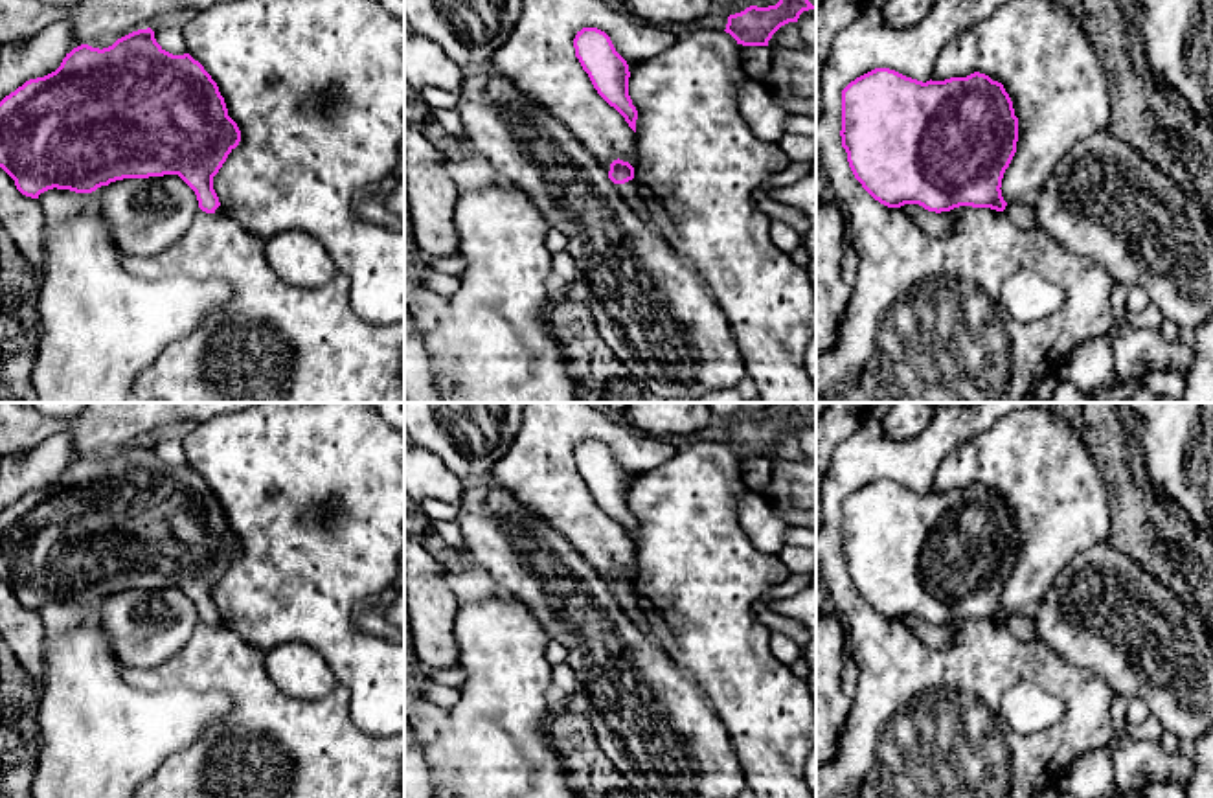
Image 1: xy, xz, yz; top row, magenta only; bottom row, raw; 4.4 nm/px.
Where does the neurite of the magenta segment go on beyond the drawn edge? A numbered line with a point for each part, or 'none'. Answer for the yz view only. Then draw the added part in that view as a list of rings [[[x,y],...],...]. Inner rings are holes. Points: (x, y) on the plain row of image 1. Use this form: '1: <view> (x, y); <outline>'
1: yz (1022, 627); [[[1007,616],[1003,623],[1018,640],[1037,640],[1035,623],[1029,616]]]

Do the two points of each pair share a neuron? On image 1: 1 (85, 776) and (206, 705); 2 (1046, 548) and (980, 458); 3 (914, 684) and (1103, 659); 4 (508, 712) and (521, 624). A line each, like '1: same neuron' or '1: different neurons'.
1: same neuron
2: same neuron
3: different neurons
4: same neuron

